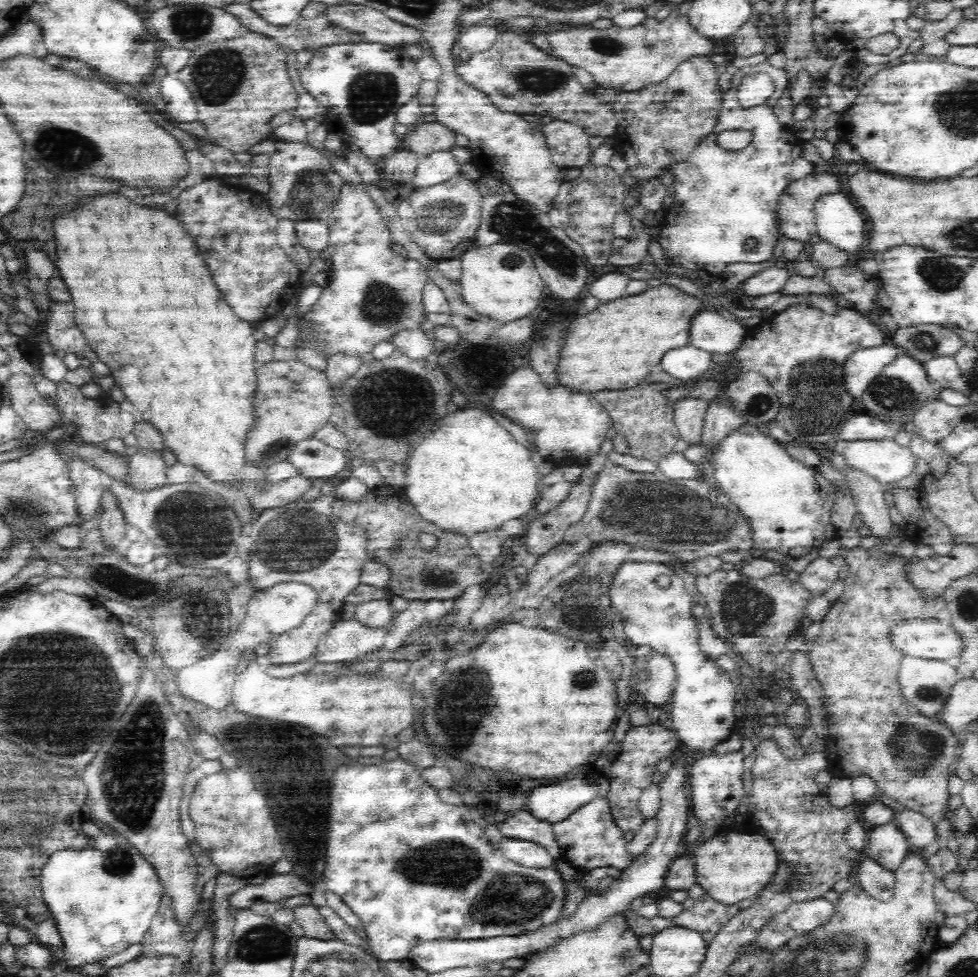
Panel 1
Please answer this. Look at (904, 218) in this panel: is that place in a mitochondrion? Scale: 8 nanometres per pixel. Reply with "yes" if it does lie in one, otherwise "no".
no

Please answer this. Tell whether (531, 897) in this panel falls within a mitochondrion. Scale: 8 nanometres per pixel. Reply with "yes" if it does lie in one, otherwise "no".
yes

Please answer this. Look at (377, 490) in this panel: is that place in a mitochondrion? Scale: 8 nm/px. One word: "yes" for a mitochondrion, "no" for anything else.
no

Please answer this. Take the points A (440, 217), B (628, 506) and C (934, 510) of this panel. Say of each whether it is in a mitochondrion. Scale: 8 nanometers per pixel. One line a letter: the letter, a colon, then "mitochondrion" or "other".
A: mitochondrion
B: mitochondrion
C: other

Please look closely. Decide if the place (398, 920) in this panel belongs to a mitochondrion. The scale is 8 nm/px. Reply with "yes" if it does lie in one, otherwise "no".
no

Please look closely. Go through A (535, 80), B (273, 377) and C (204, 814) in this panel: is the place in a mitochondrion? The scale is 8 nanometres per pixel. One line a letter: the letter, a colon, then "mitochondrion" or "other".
A: mitochondrion
B: other
C: other

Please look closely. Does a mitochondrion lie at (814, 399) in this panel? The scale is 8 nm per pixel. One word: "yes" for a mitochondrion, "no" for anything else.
yes

